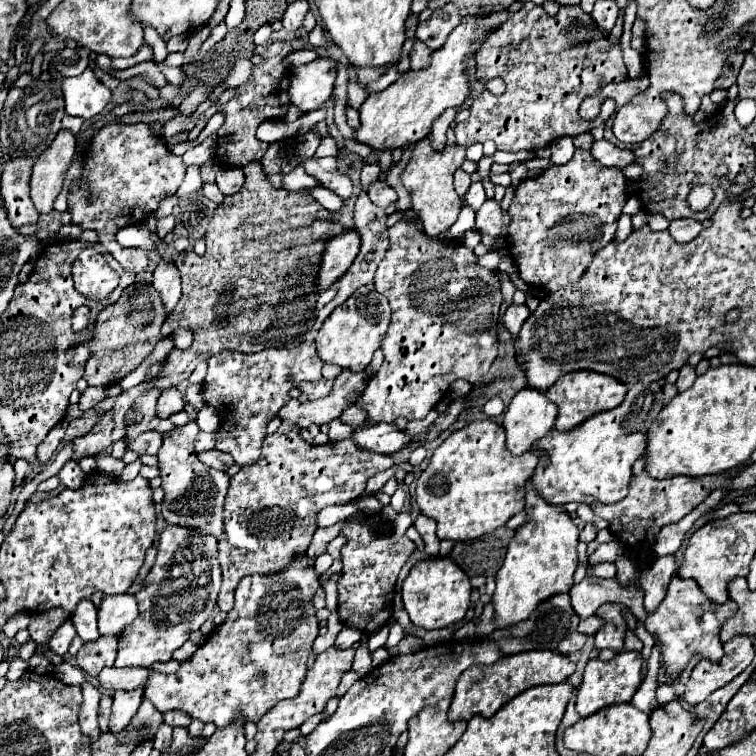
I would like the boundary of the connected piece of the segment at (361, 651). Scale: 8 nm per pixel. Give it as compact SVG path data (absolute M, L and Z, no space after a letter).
M363 642L361 648L357 648L351 668L357 670L357 672L361 672L363 676L371 670L371 654L369 654L369 650L367 650L367 642Z

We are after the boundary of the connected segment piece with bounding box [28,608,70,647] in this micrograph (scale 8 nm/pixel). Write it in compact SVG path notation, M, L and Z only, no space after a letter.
M52 608L39 614L33 614L28 626L30 637L36 645L49 645L55 630L70 617L62 608Z

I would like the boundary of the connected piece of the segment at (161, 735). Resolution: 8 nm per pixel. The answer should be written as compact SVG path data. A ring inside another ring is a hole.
M161 722L159 730L157 730L157 734L155 734L155 740L153 740L153 744L155 744L157 750L167 748L167 744L169 744L169 740L171 740L171 732L173 732L173 728L171 728L169 724Z

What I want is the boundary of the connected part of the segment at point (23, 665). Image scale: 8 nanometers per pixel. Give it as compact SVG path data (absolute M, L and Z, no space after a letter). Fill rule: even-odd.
M13 658L13 660L11 660L11 668L9 668L9 672L7 672L5 678L7 678L7 680L19 680L27 668L29 668L27 662L23 662L21 658Z

